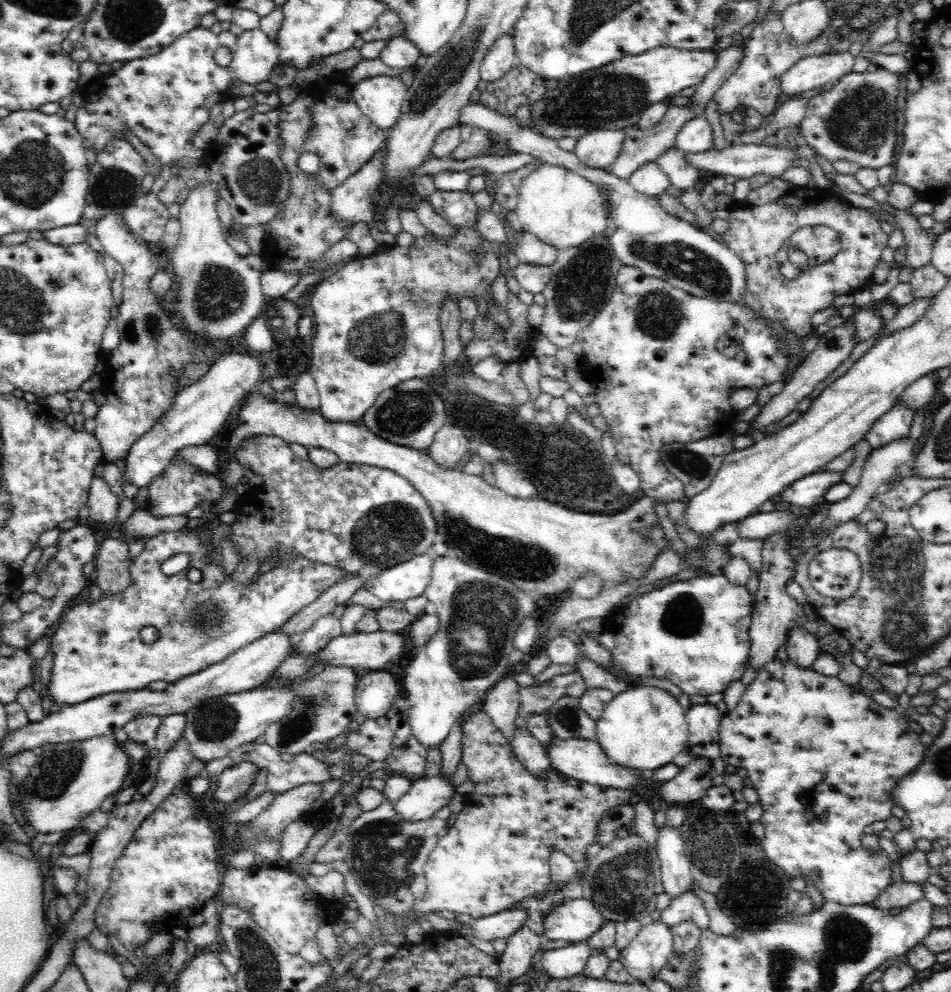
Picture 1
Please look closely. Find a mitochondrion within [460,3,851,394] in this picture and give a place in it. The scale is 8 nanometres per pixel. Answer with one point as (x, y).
(600, 98)

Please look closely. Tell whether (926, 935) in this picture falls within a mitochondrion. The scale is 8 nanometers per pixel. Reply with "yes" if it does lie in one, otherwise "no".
no

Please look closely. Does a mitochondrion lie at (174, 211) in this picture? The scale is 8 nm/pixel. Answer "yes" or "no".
no

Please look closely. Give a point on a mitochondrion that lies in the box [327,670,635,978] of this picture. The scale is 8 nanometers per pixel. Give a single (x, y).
(384, 852)

